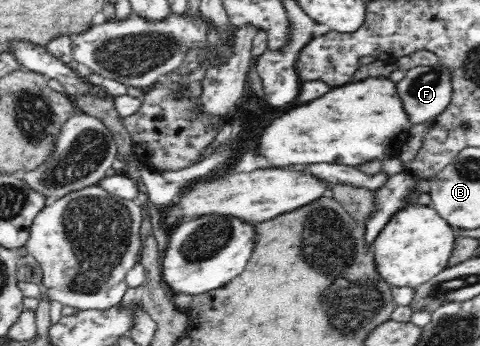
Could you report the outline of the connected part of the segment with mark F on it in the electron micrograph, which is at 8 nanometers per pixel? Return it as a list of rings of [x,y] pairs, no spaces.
[[[440,63],[413,66],[398,83],[413,125],[430,122],[451,103],[452,70]]]

